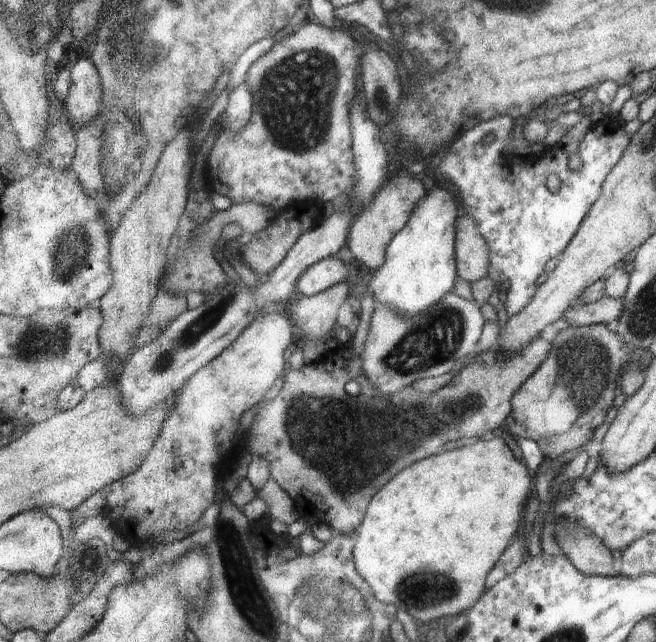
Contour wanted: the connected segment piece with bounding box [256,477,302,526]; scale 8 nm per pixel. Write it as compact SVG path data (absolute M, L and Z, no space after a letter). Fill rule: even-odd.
M270 477L256 497L268 503L267 518L280 520L288 526L296 522L302 514L297 502L272 477Z

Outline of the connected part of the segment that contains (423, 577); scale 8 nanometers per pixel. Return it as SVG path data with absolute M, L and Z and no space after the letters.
M495 437L489 441L480 439L474 446L464 446L464 448L452 450L452 452L438 453L436 456L429 456L426 460L419 460L416 464L404 468L398 475L393 476L391 482L387 483L372 498L368 506L368 520L363 520L364 528L358 528L354 538L356 572L369 584L376 600L396 606L400 617L404 619L420 619L423 622L438 625L438 620L443 616L456 616L456 614L466 613L468 608L472 608L487 590L487 576L502 558L503 552L509 547L510 540L514 538L518 524L520 524L524 504L528 500L528 494L530 494L530 486L533 486L533 480L530 480L526 463L522 464L520 460L514 460L508 446L502 442L501 438Z

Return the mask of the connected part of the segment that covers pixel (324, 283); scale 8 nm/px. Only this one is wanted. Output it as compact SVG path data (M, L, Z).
M338 256L326 257L309 266L296 283L296 293L311 297L341 280L355 279L356 273Z

